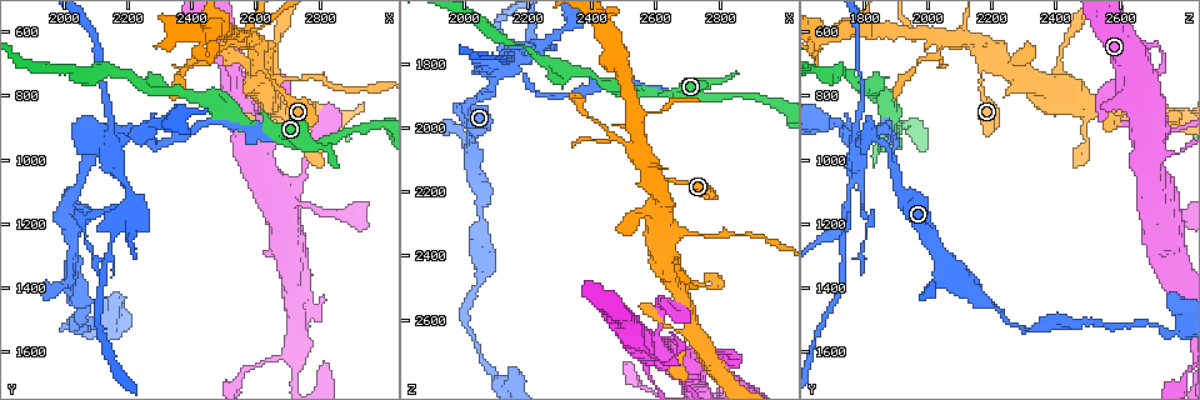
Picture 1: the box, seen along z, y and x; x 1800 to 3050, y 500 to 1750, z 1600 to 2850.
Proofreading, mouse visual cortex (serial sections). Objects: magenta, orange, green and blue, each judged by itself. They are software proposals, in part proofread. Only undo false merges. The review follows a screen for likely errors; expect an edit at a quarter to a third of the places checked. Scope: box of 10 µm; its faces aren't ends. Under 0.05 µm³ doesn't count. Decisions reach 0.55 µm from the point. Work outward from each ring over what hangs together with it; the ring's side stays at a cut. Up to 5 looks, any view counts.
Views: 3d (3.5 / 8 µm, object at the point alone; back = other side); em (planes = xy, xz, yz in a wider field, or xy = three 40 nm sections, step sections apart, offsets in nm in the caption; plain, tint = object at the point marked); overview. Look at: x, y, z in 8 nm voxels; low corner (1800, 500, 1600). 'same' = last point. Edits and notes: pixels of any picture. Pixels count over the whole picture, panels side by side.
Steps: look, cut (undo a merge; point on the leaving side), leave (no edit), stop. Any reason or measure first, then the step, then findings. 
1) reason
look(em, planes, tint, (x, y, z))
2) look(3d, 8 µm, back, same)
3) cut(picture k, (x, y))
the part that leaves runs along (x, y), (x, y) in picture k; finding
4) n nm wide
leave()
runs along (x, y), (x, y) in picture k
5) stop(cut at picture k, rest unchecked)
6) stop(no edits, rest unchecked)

sharp bend
look(3d, 3.5 µm, back, (2130, 960, 1790))

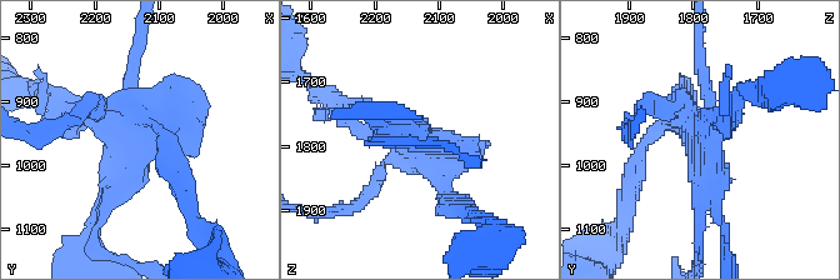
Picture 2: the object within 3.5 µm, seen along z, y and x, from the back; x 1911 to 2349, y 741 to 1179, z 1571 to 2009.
look(em, xy, step 1, tint, (2130, 965, 1790))

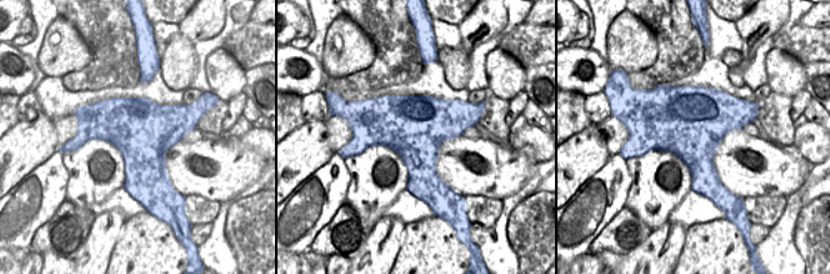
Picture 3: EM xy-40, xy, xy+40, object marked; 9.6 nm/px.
cut(picture 2, (704, 179))
the part that leaves runs along (698, 135), (724, 239) in picture 2; a second cell is stuck on

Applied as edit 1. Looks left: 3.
a fork
look(3d, 8 µm, (2330, 780, 1810))

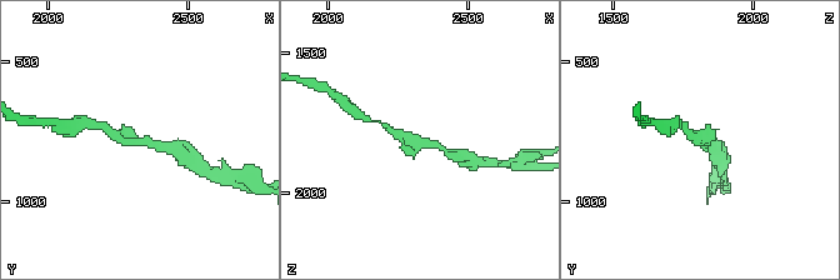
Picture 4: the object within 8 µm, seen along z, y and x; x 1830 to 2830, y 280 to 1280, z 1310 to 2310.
shape alone is not enough
look(em, planes, tint, same)

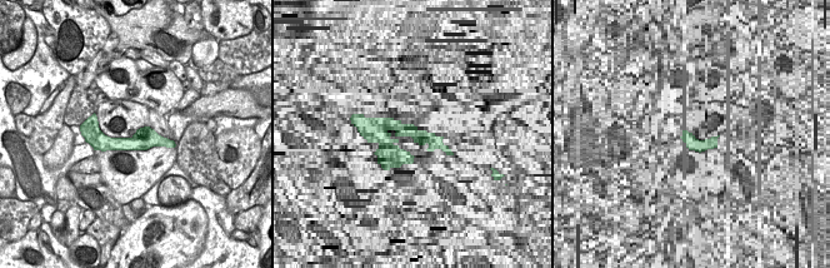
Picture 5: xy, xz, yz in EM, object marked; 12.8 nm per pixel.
leave()
runs along (93, 133), (104, 143), (171, 144) in picture 5; all the same cell

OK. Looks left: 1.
stop(cut at picture 2, rest unchecked)

